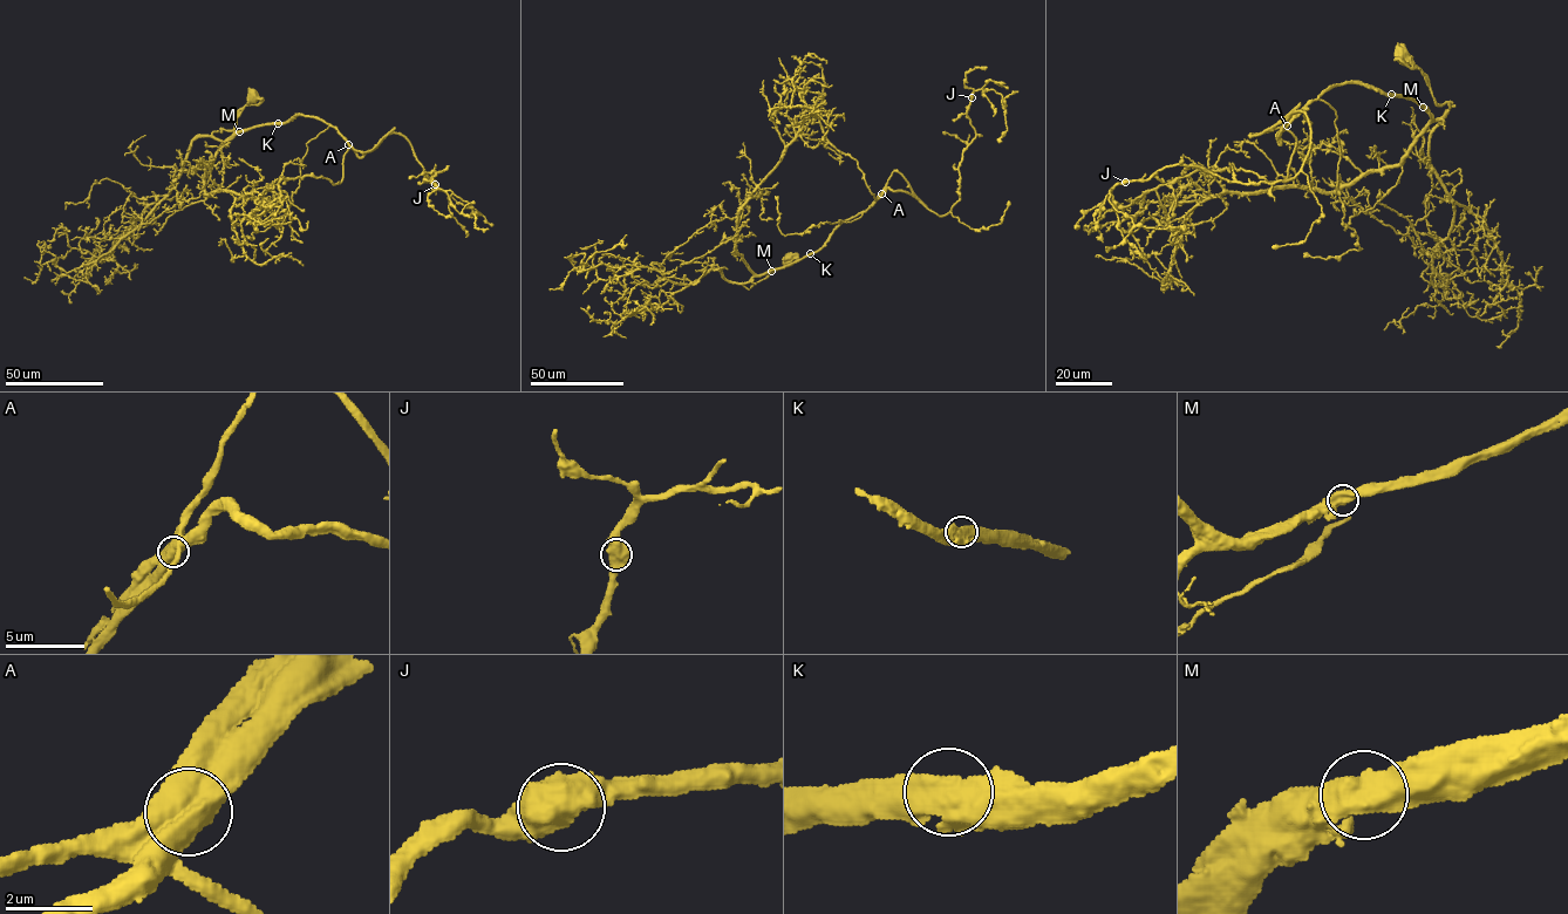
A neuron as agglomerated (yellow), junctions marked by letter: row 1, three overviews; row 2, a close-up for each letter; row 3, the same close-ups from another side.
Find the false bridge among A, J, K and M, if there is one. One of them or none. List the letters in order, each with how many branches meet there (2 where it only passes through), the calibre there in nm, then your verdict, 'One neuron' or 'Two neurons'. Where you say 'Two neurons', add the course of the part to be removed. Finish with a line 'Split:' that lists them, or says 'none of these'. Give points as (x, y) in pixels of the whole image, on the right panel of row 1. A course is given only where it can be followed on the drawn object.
A: Branches: 2. Thickness 750 nm. Two neurons. Course of the part to remove: (1287, 125), (1277, 134), (1280, 144), (1279, 134), (1286, 118), (1300, 102)
J: Branches: 2. Thickness 750 nm. One neuron
K: Branches: 2. Thickness 650 nm. One neuron
M: Branches: 2. Thickness 650 nm. One neuron
Split: A

